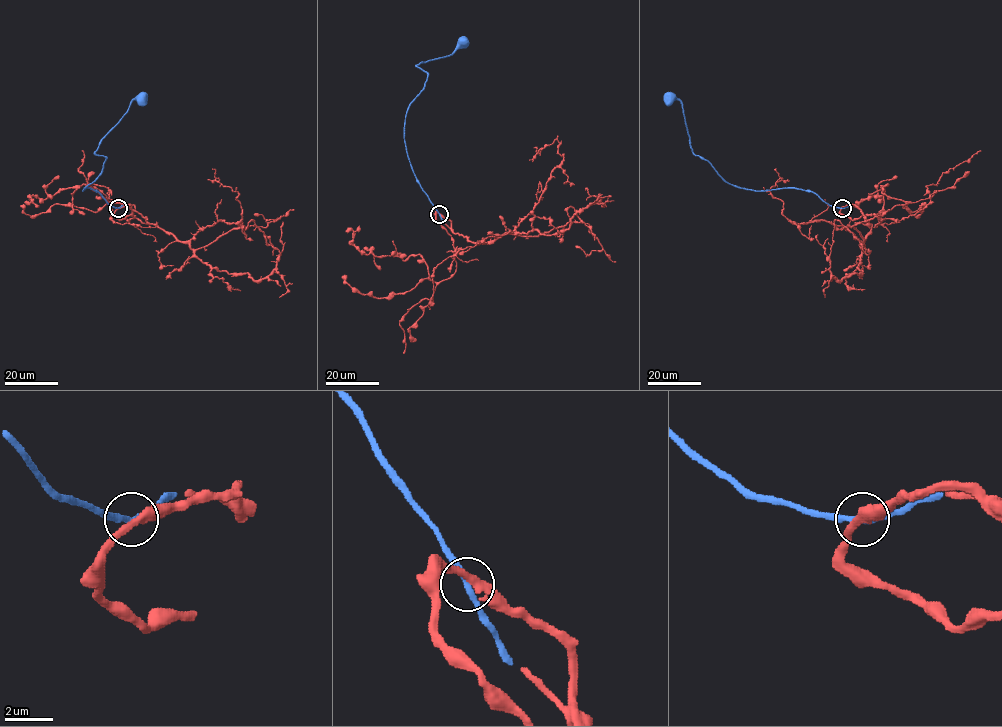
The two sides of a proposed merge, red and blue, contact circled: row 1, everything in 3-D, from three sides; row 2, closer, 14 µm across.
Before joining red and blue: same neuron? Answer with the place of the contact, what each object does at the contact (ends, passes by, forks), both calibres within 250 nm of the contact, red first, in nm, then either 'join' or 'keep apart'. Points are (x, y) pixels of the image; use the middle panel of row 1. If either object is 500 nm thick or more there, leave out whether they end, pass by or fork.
(439, 214) | red passes by | blue passes by | 320/240 nm | join

